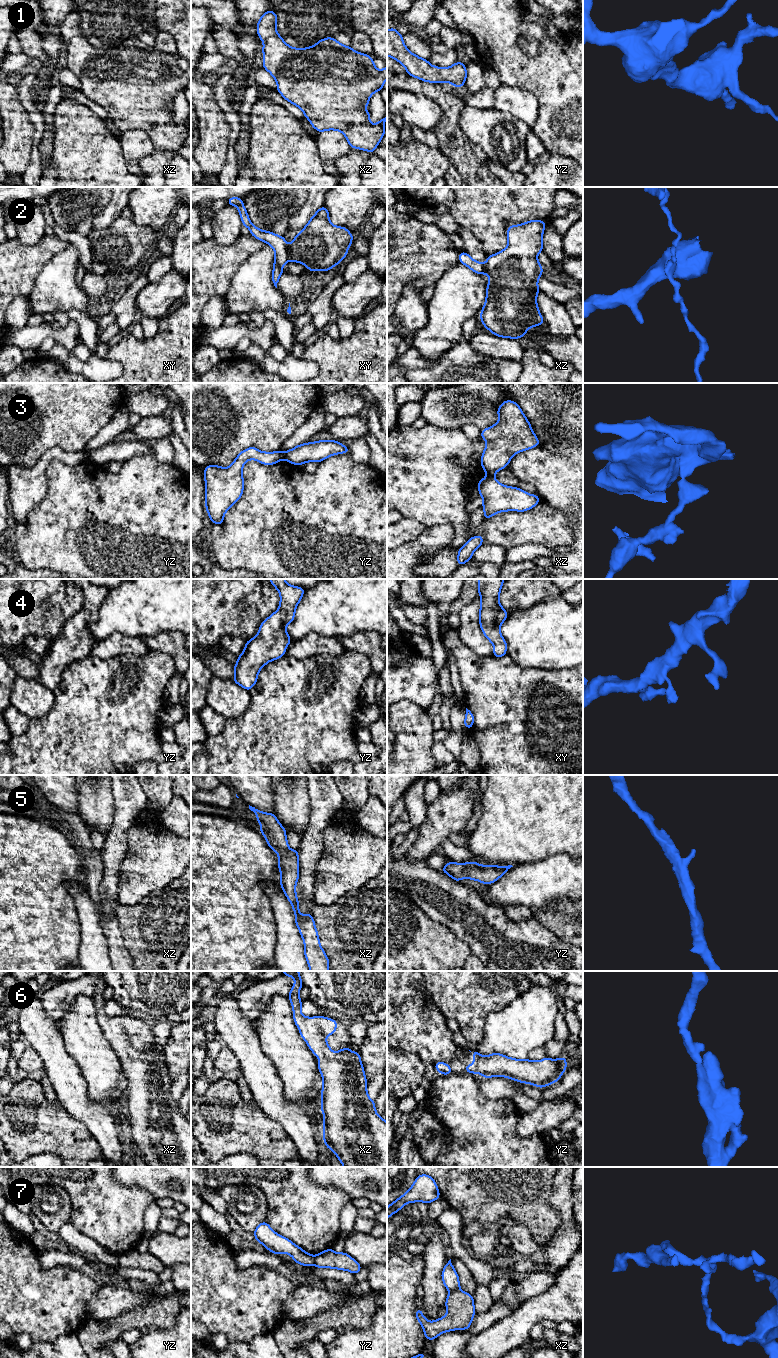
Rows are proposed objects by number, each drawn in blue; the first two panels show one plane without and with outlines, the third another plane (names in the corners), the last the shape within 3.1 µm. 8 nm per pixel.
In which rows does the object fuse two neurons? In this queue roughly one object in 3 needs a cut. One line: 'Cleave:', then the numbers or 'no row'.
Cleave: 2, 3, 7

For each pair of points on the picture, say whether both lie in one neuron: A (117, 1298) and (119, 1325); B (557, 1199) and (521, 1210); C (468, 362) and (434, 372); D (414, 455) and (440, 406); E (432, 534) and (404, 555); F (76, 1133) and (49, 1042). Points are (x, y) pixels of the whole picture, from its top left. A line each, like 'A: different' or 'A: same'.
A: different
B: different
C: same
D: different
E: same
F: different

